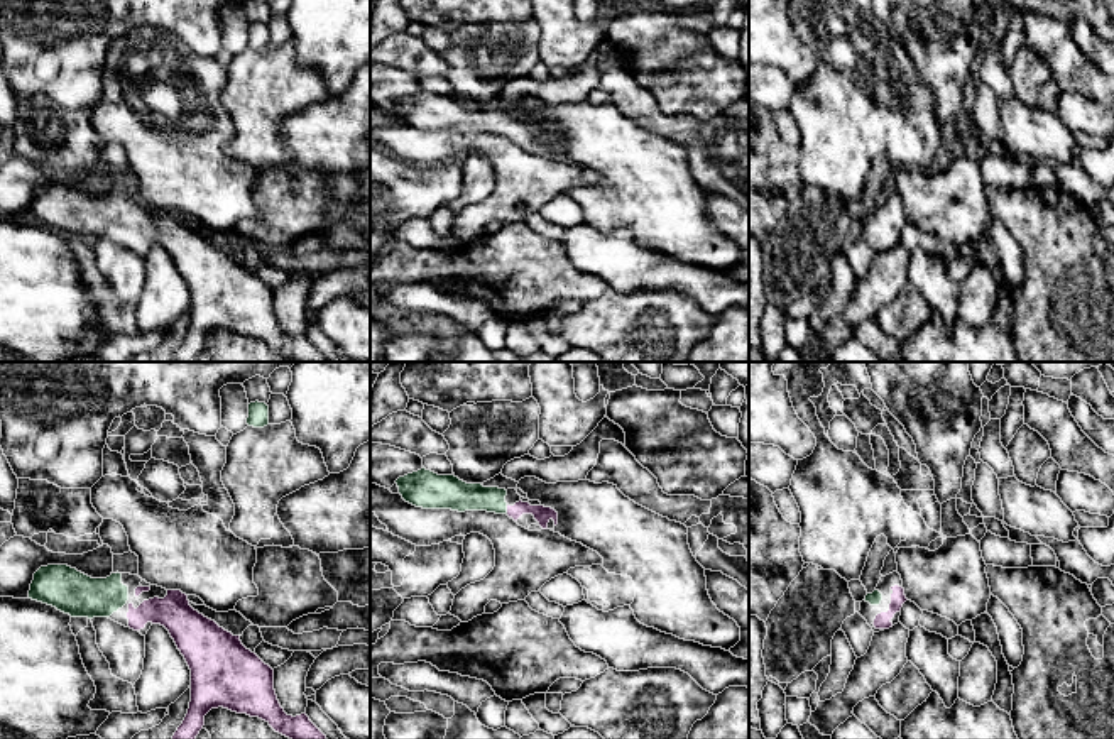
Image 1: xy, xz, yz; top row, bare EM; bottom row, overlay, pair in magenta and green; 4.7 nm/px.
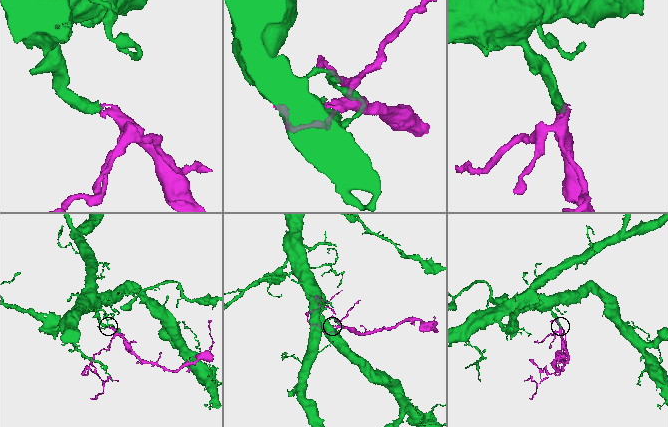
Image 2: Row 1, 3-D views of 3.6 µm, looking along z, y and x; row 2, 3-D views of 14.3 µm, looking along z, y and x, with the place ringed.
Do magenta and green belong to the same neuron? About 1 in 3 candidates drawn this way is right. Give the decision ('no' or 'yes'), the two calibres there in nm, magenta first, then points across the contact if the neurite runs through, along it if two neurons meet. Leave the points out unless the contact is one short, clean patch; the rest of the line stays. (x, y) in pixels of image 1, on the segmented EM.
yes; calibres 80 and 140 nm; way xz (541, 514), (535, 509), (507, 509), (492, 499), (458, 496)

